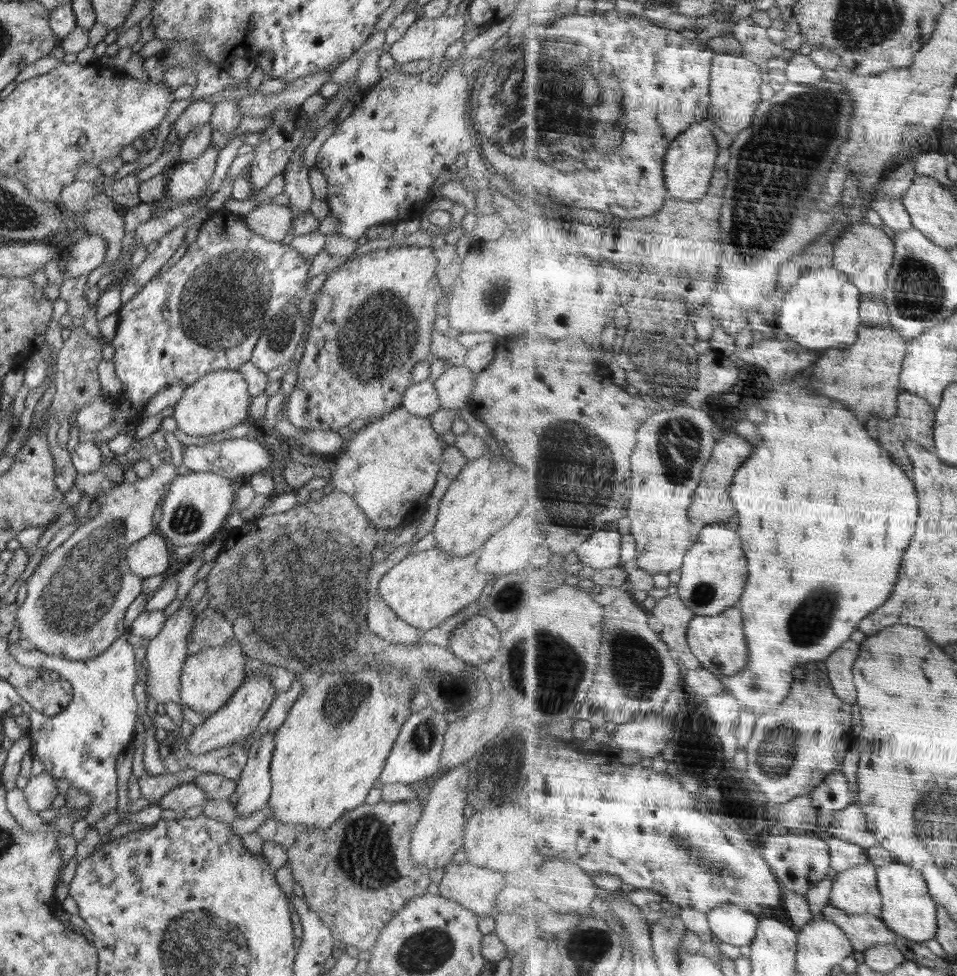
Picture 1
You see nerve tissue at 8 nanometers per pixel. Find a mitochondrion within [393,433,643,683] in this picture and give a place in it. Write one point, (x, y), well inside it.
(507, 596)

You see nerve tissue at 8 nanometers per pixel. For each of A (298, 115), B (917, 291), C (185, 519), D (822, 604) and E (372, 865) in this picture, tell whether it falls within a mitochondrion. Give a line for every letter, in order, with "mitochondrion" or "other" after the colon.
A: other
B: mitochondrion
C: mitochondrion
D: mitochondrion
E: mitochondrion

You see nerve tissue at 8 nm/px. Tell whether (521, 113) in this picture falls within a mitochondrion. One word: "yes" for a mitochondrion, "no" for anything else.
yes

